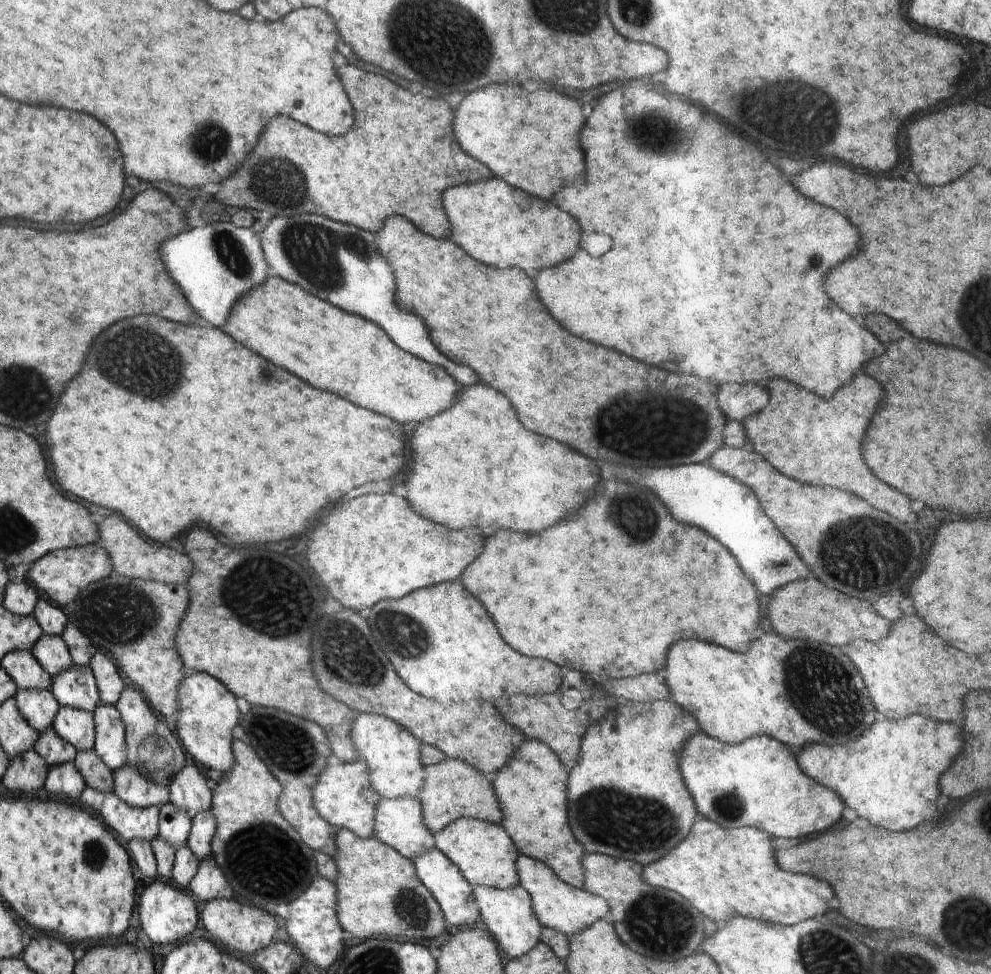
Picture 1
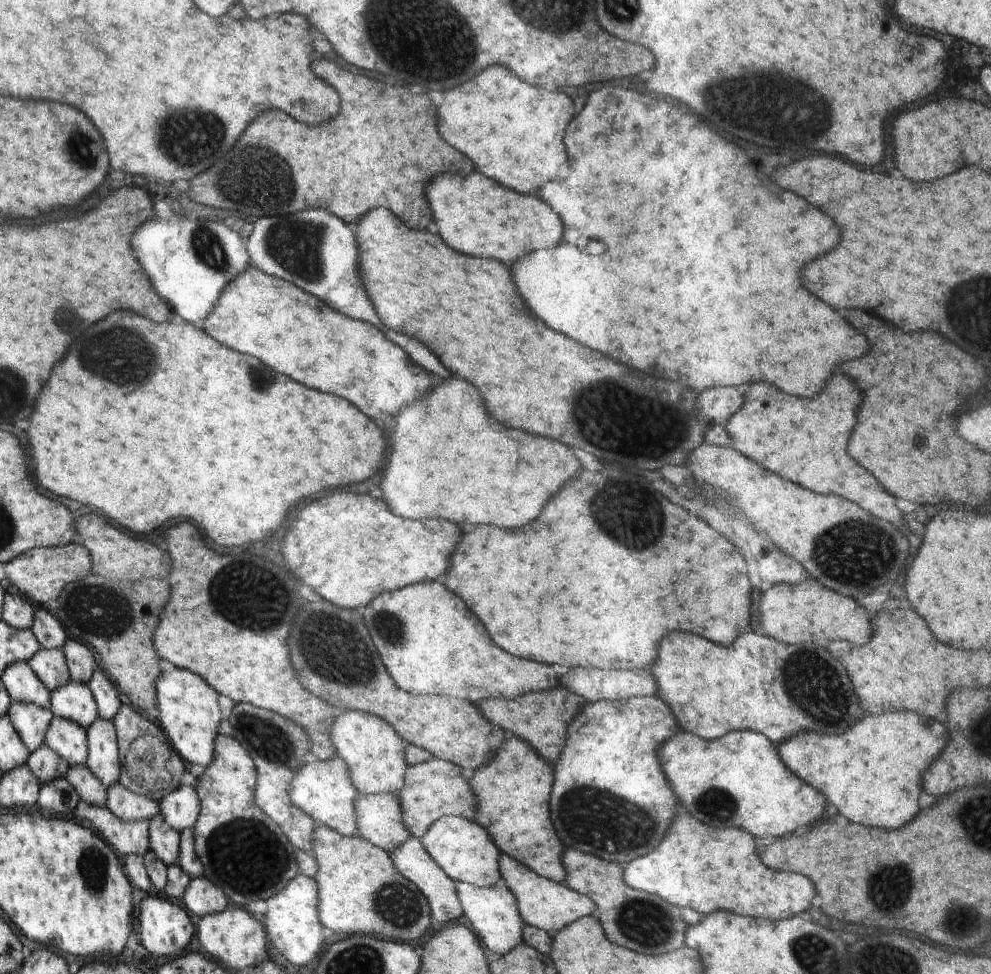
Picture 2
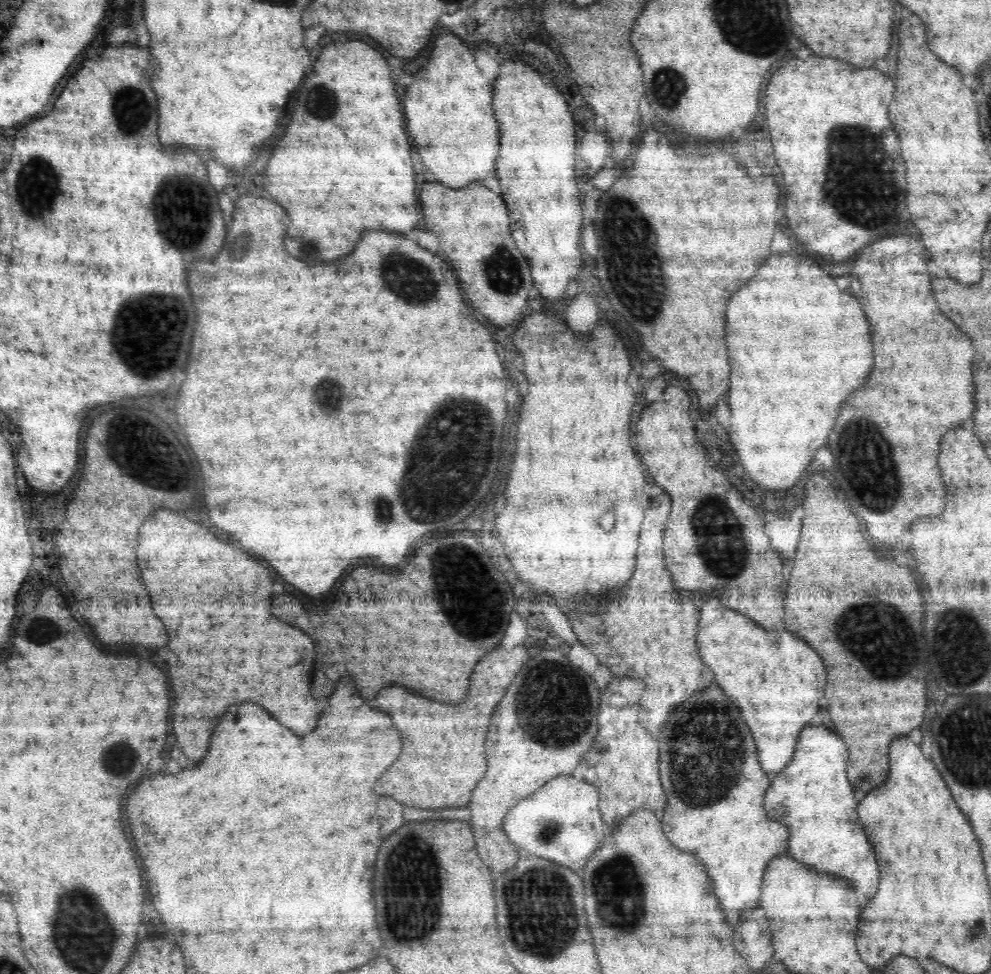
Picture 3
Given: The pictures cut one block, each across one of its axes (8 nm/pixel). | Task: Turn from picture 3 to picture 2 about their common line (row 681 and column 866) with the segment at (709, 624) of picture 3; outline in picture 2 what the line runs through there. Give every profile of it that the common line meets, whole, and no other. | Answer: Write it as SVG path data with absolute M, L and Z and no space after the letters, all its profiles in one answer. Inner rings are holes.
M886 712L886 714L880 714L880 716L864 716L860 718L852 728L848 728L846 732L842 734L834 734L834 736L824 736L824 734L818 734L818 732L800 732L798 736L792 736L790 740L784 740L780 746L778 746L778 756L780 760L786 764L786 768L790 768L800 780L808 782L812 788L816 788L820 794L826 796L826 802L836 806L838 812L848 818L850 822L854 824L864 824L864 826L884 826L884 828L900 828L904 826L906 822L910 822L916 812L918 812L918 798L923 791L921 786L921 775L929 768L929 765L933 763L935 759L945 748L947 741L949 740L950 733L945 730L944 724L940 723L936 719L930 719L927 717L920 717L914 712Z

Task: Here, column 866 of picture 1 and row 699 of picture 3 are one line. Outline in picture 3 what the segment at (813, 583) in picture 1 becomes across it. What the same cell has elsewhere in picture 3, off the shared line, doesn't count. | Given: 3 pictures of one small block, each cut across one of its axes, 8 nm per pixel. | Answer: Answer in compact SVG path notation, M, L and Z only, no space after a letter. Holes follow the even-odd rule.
M614 678L606 692L602 694L602 704L600 704L600 714L598 714L598 736L594 740L594 746L590 752L584 754L584 760L579 762L579 768L575 770L578 776L582 774L582 780L594 784L598 788L600 812L603 822L608 826L608 830L616 830L632 810L645 808L654 812L666 808L666 791L662 786L660 770L658 770L658 742L640 726L638 722L638 704L644 692L644 682L636 678Z

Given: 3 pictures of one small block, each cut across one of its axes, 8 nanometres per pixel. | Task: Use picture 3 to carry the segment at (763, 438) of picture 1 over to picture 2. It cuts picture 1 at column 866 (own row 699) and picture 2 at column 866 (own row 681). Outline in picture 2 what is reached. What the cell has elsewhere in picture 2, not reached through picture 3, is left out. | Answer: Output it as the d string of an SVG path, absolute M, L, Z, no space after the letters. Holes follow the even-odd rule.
M844 374L830 376L830 380L826 382L826 388L822 388L822 392L810 400L788 396L766 382L758 382L746 390L744 406L736 414L730 416L730 420L725 424L726 432L732 440L732 447L738 452L742 452L746 458L762 464L766 470L782 476L784 480L800 484L818 494L842 496L850 502L858 504L862 510L870 512L872 516L886 520L894 526L902 526L904 520L902 520L900 510L894 506L894 498L878 484L878 480L870 472L864 474L864 468L858 466L856 462L852 464L852 460L846 456L846 442L848 442L848 434L852 432L852 428L856 424L858 402L860 402L860 392Z

